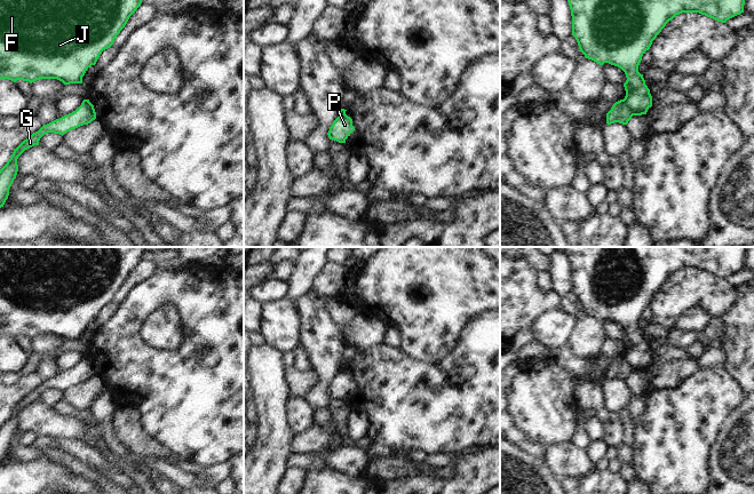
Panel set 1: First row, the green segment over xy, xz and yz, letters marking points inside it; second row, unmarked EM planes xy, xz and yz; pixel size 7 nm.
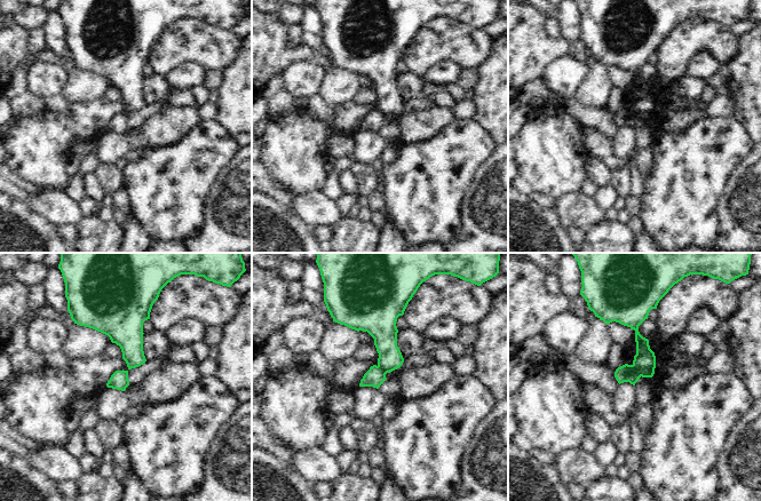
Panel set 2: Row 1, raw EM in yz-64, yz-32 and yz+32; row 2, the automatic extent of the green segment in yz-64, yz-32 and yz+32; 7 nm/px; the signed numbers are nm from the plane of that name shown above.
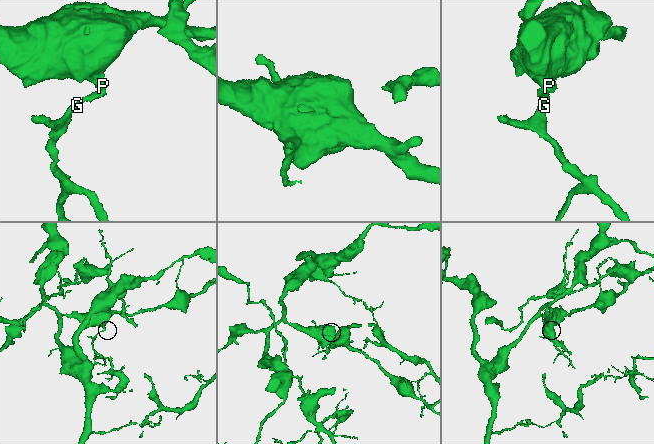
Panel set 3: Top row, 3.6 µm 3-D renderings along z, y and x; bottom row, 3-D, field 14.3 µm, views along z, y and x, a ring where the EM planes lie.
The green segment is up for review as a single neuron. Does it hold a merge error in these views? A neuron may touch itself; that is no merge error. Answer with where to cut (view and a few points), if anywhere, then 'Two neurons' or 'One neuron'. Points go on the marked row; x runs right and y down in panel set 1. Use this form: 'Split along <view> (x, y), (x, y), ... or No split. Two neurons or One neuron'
Split along yz (621, 100), (634, 114). Two neurons

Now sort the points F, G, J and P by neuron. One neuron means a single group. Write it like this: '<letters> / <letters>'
F J P / G

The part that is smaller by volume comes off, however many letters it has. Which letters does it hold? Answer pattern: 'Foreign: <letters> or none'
Foreign: G

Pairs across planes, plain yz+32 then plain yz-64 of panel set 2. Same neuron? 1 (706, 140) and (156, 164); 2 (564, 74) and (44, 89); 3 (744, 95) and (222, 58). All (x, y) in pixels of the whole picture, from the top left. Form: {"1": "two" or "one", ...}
{"1": "one", "2": "one", "3": "two"}

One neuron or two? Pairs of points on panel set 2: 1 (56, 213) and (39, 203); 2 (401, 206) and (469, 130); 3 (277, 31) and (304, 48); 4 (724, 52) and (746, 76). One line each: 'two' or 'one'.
1: one
2: one
3: one
4: two

